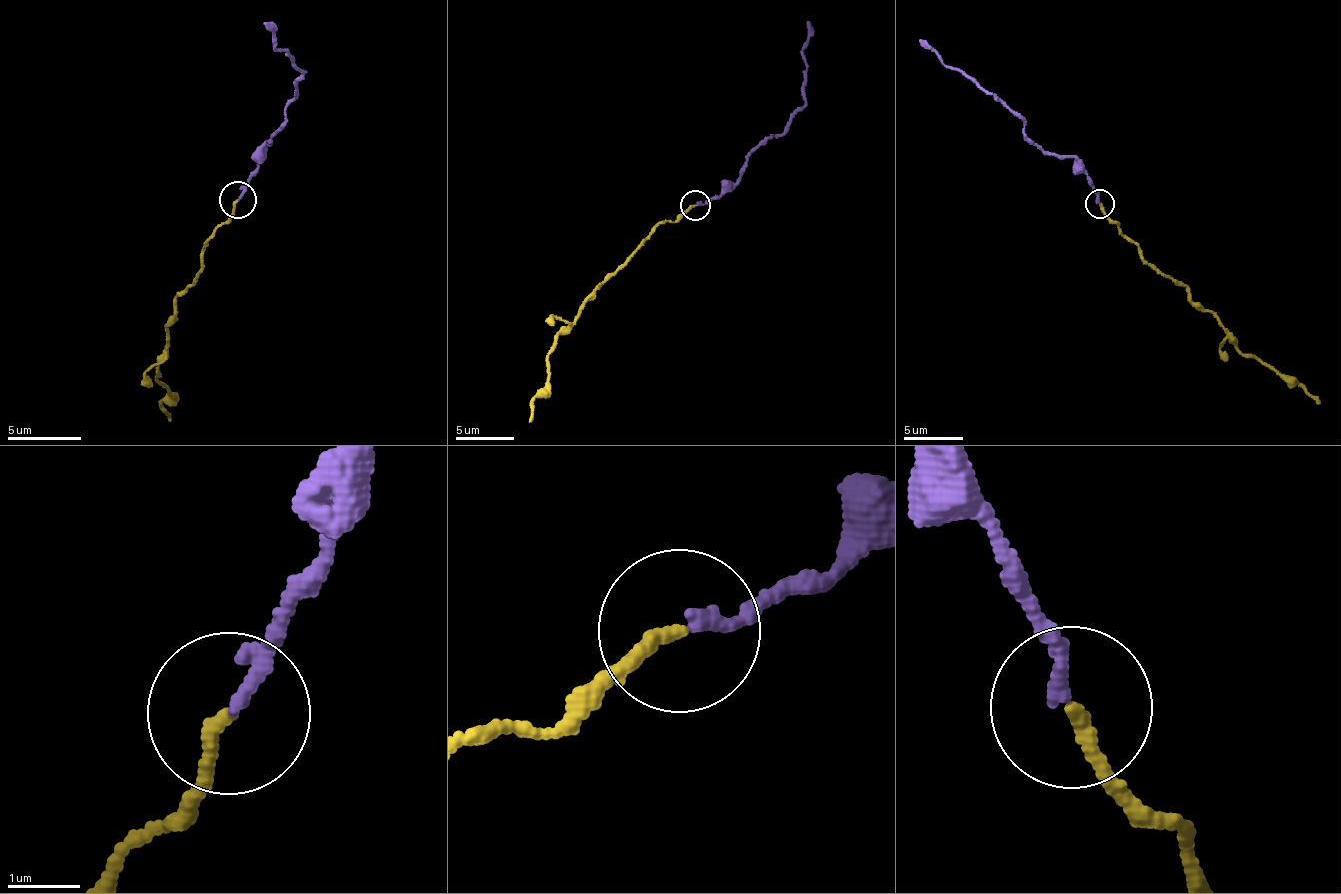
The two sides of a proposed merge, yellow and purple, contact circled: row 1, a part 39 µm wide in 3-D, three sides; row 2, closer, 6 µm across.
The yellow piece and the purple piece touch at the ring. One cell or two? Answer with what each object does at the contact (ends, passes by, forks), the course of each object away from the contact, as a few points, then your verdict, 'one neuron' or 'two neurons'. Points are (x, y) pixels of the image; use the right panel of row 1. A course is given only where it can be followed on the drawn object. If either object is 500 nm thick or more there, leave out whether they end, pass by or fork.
yellow ends there; purple ends there; yellow runs (1098, 203), (1117, 222), (1143, 260), (1187, 289), (1193, 301), (1216, 318), (1226, 341), (1301, 384), (1320, 403); purple runs (1098, 203), (1084, 167), (1070, 156), (1049, 153), (1023, 135), (1022, 118), (991, 93), (946, 66), (921, 39); two neurons

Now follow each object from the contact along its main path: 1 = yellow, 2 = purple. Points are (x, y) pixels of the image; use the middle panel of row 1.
1: (696, 204), (676, 221), (654, 228), (557, 334), (549, 356), (548, 384), (533, 399), (531, 422)
2: (696, 204), (726, 191), (744, 158), (780, 134), (804, 105), (807, 22)

